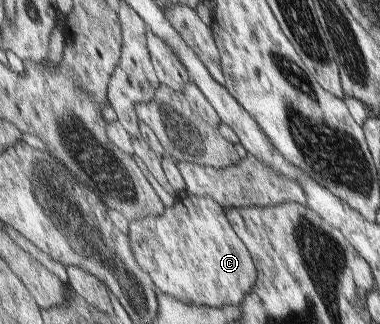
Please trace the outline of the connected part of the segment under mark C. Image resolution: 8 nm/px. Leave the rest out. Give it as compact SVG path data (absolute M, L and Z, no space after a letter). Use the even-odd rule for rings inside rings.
M186 193L160 216L131 222L129 236L140 265L168 296L186 304L237 307L256 288L257 270L246 245L213 198Z

